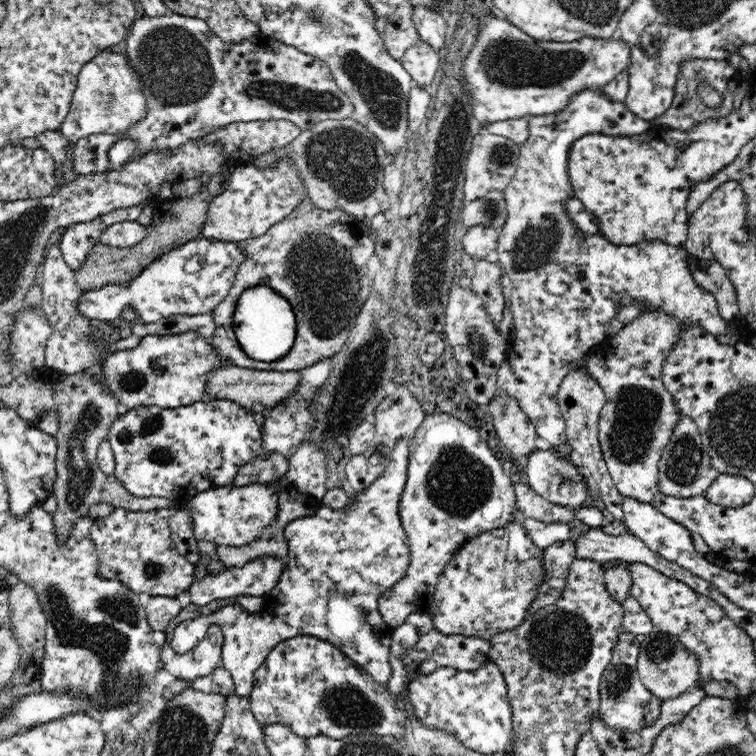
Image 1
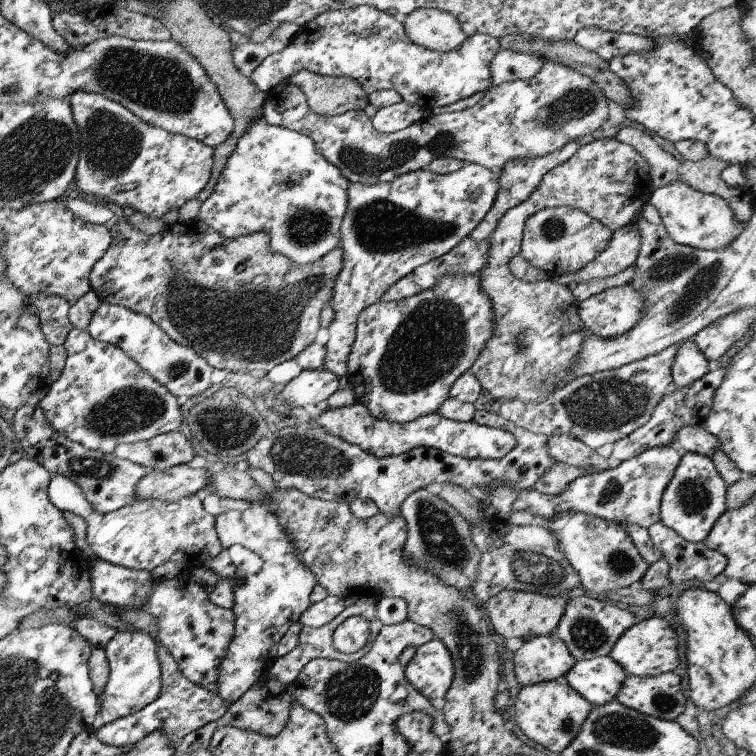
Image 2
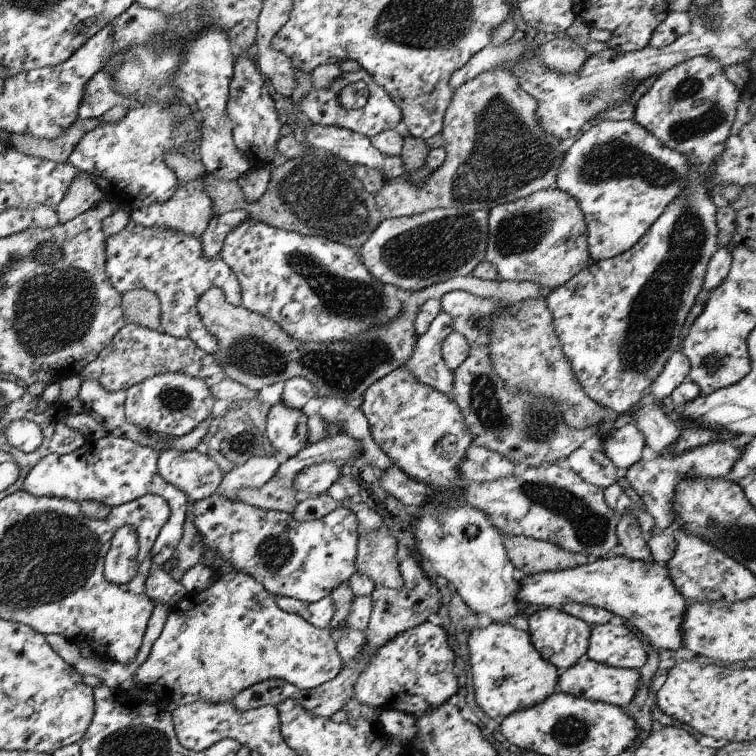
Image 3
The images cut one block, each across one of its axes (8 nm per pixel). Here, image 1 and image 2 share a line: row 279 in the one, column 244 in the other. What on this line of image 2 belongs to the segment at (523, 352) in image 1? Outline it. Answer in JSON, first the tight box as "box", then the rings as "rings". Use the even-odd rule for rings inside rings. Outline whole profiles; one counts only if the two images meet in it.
{"box":[203,504,316,706],"rings":[[[251,504],[243,511],[227,510],[226,512],[214,517],[214,530],[218,542],[220,543],[221,551],[213,559],[208,560],[203,567],[215,572],[219,579],[228,577],[236,578],[238,580],[238,584],[233,586],[233,607],[230,609],[234,617],[231,641],[227,646],[226,654],[223,656],[222,661],[219,662],[215,682],[215,693],[225,703],[227,703],[228,706],[229,704],[236,702],[252,685],[257,684],[257,682],[265,676],[276,658],[276,649],[279,640],[294,623],[298,623],[300,615],[310,606],[309,598],[312,589],[315,587],[316,579],[313,577],[313,574],[311,574],[311,572],[300,562],[296,548],[293,546],[289,536],[286,535],[286,532],[282,529],[281,523],[279,522],[280,521],[272,513],[263,508],[263,506],[256,504]]]}

